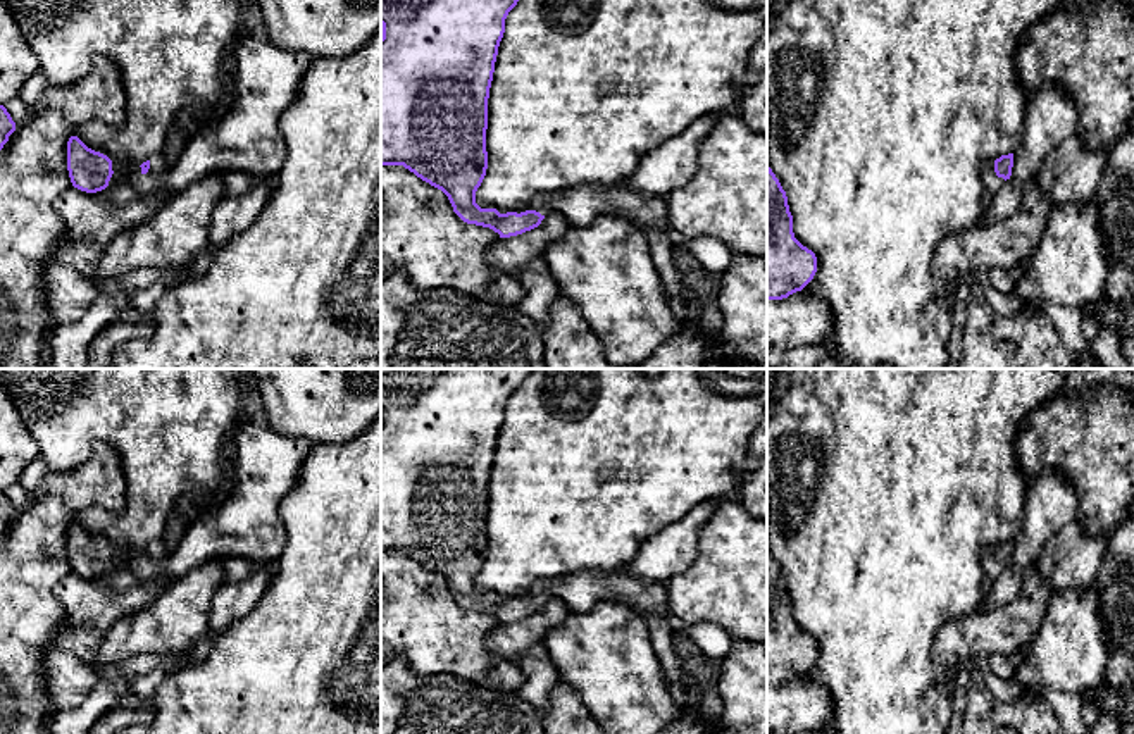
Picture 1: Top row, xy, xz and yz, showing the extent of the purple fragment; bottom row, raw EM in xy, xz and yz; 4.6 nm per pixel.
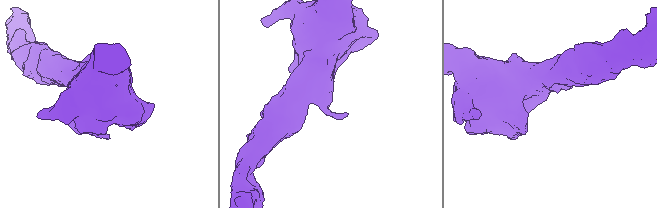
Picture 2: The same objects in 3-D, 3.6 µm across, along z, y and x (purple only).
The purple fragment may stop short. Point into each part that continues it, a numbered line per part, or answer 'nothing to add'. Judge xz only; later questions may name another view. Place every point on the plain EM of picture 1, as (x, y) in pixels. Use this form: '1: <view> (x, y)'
1: xz (581, 591)

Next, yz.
1: yz (991, 567)

